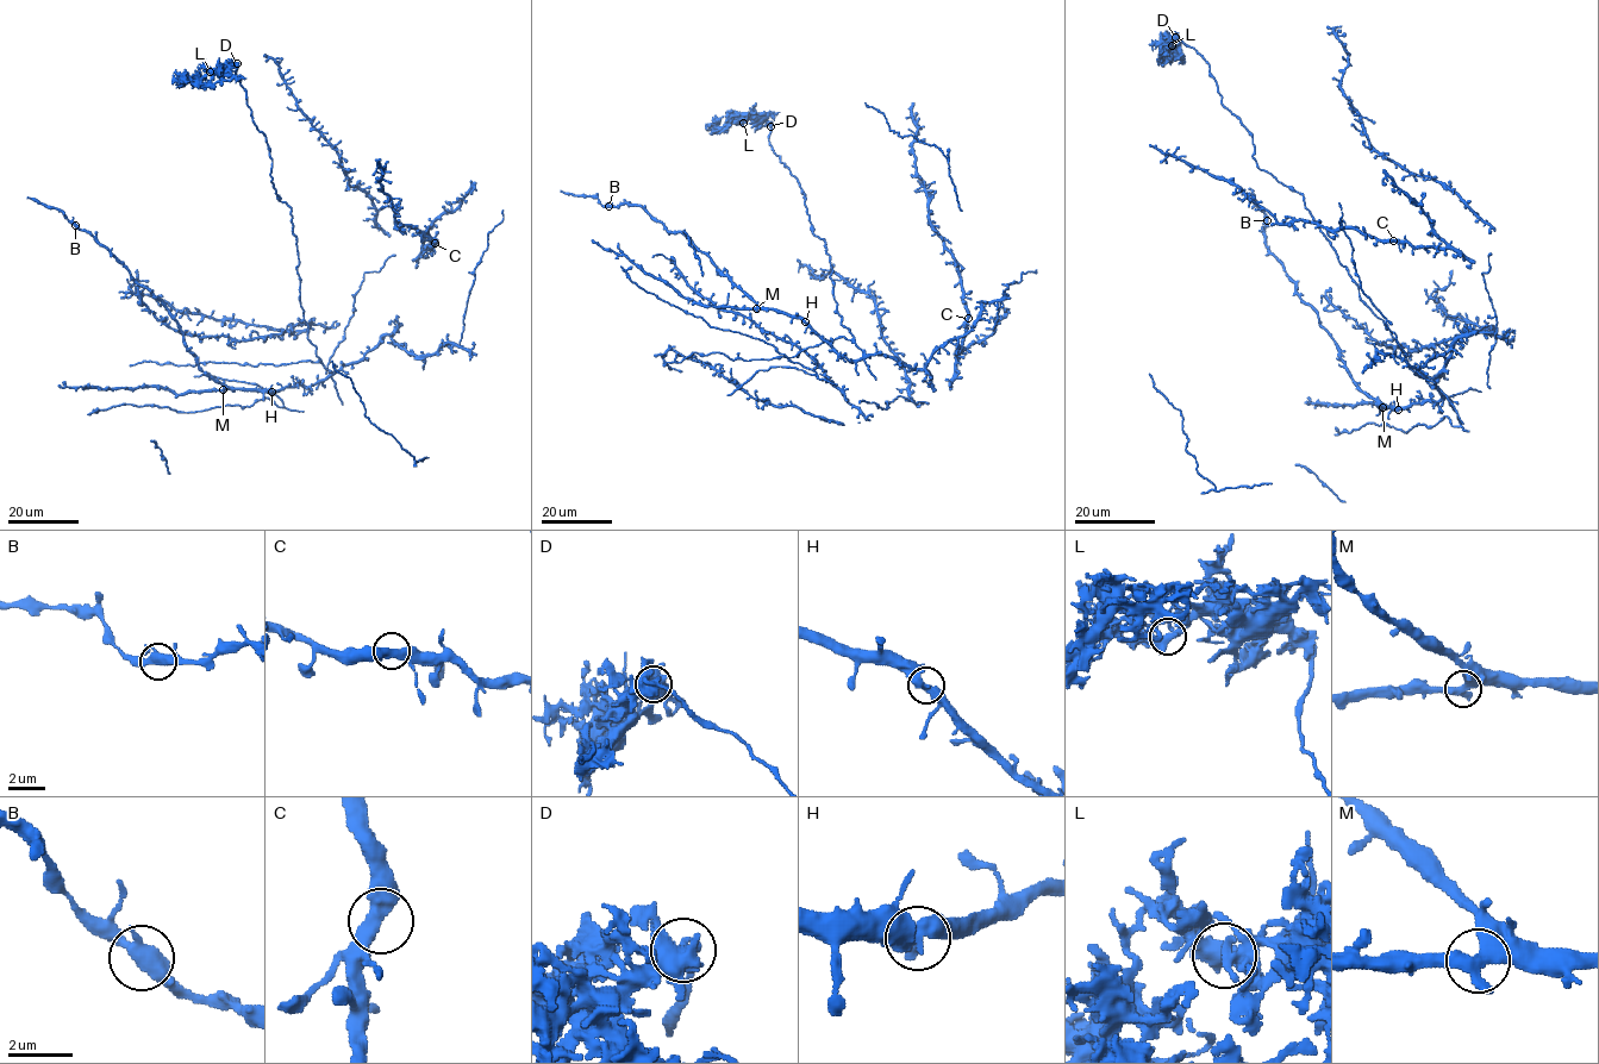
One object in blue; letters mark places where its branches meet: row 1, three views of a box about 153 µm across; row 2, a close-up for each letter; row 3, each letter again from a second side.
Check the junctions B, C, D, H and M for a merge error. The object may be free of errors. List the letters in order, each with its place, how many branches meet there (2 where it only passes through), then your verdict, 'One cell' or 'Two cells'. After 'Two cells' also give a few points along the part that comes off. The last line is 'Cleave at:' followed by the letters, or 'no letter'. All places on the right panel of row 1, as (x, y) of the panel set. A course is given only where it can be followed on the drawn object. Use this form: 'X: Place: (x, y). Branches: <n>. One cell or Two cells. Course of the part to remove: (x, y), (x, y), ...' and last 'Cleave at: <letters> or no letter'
B: Place: (1267, 220). Branches: 2. One cell
C: Place: (1393, 241). Branches: 2. One cell
D: Place: (1175, 37). Branches: 2. Two cells. Course of the part to remove: (1175, 37), (1167, 43), (1172, 41), (1169, 45), (1175, 55), (1173, 56), (1180, 58)
H: Place: (1398, 410). Branches: 2. One cell
M: Place: (1382, 407). Branches: 2. One cell
Cleave at: D

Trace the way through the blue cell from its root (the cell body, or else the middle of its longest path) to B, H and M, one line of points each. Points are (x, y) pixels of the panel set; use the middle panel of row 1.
B: (807, 349), (843, 336), (862, 357), (839, 356), (799, 318), (762, 310), (684, 233), (642, 207), (609, 206)
H: (807, 349), (843, 336), (862, 351), (862, 357), (850, 360), (839, 356), (805, 321)
M: (807, 349), (843, 336), (862, 351), (862, 357), (850, 360), (839, 356), (799, 318), (756, 308)

